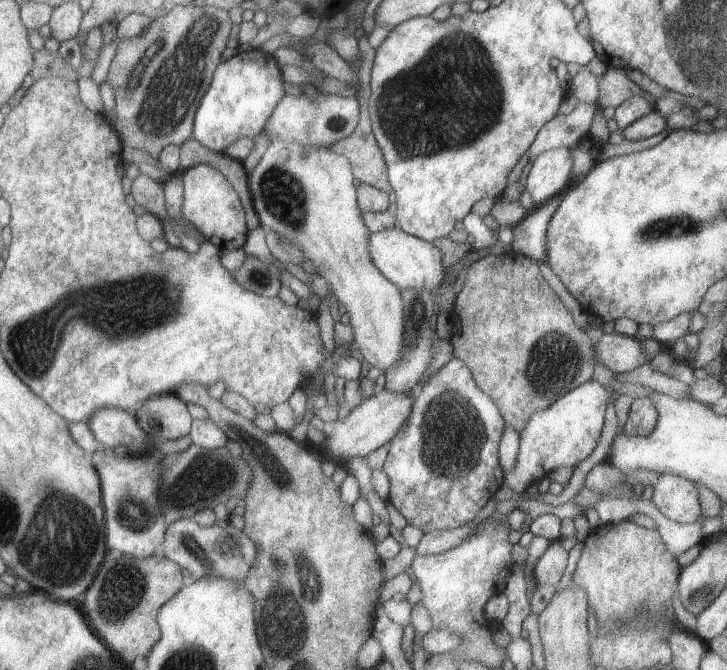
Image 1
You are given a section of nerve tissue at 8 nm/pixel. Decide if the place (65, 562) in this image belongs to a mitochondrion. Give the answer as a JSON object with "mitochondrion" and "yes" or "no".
{"mitochondrion":"yes"}

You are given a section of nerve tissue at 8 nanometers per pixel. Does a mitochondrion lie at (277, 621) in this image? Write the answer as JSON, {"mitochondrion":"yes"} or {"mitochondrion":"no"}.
{"mitochondrion":"yes"}

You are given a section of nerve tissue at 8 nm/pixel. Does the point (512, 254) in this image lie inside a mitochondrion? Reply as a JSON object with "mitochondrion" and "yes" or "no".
{"mitochondrion":"no"}

